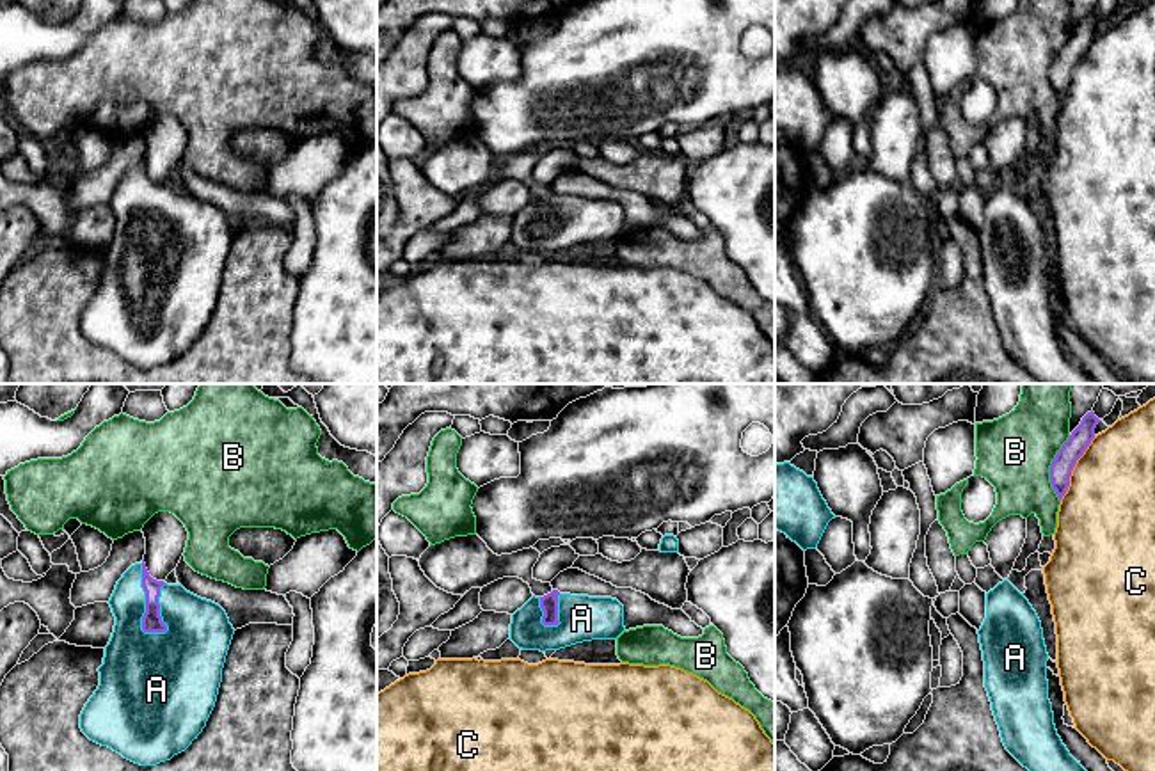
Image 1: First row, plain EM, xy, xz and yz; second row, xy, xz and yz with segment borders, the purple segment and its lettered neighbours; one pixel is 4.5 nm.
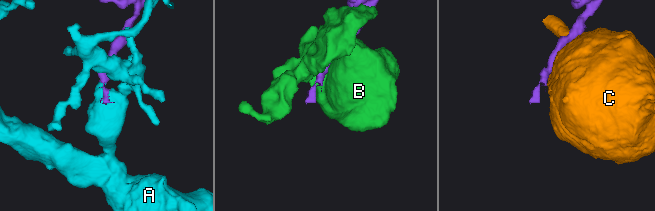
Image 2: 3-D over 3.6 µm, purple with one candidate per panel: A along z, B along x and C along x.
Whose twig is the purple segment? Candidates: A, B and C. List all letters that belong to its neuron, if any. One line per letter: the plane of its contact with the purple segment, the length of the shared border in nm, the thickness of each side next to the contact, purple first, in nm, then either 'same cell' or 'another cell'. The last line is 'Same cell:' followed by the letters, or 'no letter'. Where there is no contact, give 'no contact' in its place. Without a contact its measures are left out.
A: meets purple in xy; contact 340 nm long; 100 nm thick on the purple side, 280 nm on the other; same cell
B: meets purple in yz; contact 300 nm long; 100 nm thick on the purple side, 340 nm on the other; another cell
C: meets purple in yz; contact 340 nm long; 100 nm thick on the purple side, 420 nm on the other; another cell
Same cell: A

